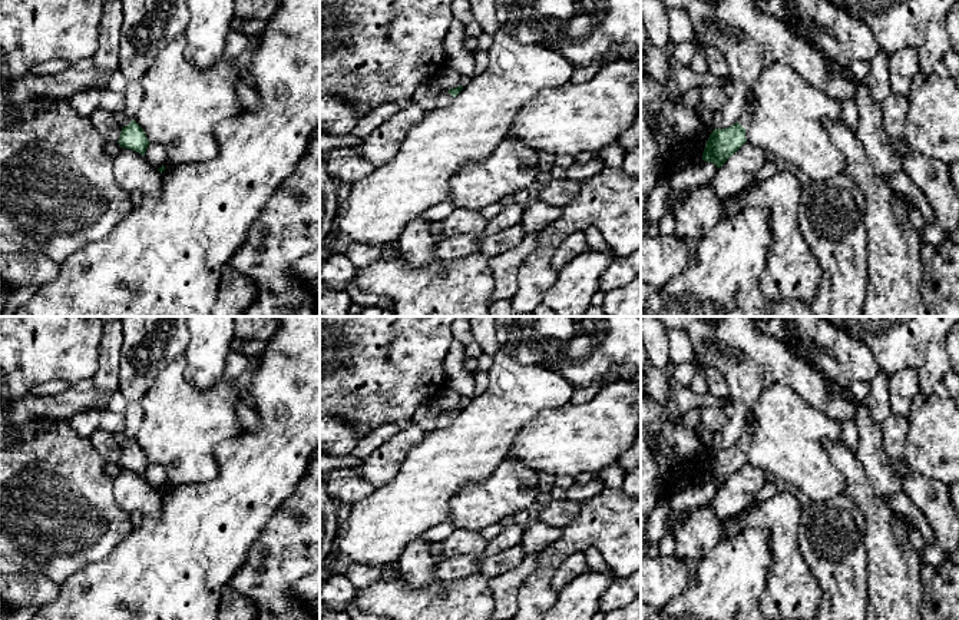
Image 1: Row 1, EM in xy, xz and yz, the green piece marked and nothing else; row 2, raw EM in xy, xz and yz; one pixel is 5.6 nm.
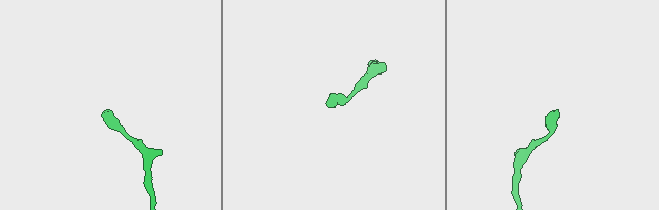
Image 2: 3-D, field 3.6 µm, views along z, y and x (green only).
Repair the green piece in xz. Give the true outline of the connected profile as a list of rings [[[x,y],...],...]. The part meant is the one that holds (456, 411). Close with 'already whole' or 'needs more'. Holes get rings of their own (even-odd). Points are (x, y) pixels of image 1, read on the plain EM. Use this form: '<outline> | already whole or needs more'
[[[459,407],[459,408],[450,410],[450,411],[442,411],[437,415],[434,430],[444,430],[446,427],[449,427],[453,422],[453,420],[460,414],[462,410],[463,410],[463,407]]] | needs more

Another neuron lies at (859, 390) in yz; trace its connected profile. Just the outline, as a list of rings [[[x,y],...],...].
[[[853,382],[847,388],[856,401],[864,401],[867,394],[870,392],[870,382]]]

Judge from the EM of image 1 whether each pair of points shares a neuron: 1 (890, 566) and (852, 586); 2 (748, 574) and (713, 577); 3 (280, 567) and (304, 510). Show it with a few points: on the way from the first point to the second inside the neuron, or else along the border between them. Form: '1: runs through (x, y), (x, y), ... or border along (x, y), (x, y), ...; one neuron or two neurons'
1: border along (865, 544), (866, 604); two neurons
2: runs through (740, 574), (721, 577); one neuron
3: runs through (284, 553), (304, 533), (304, 524); one neuron

